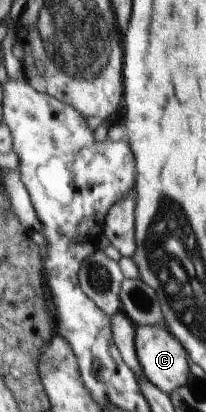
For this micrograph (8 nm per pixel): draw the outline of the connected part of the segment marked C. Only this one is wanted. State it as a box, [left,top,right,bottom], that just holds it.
[135,325,190,395]

